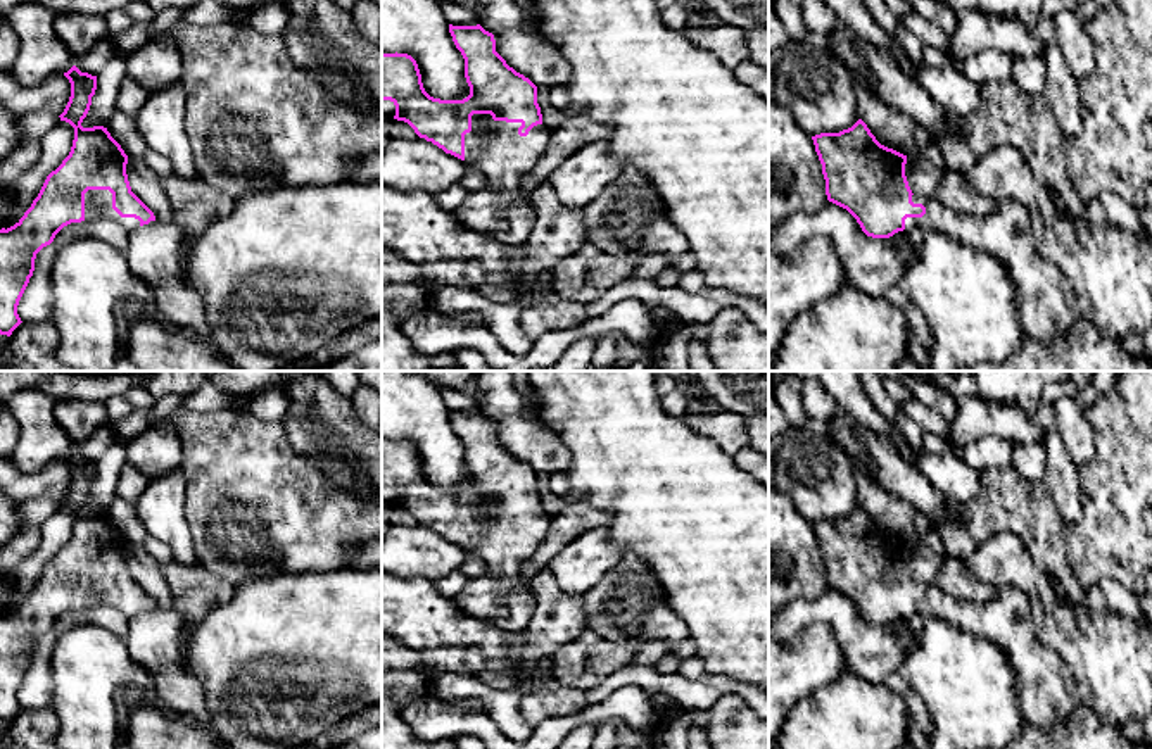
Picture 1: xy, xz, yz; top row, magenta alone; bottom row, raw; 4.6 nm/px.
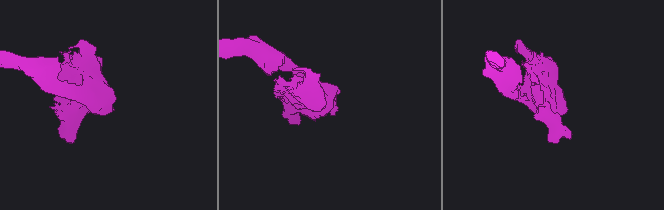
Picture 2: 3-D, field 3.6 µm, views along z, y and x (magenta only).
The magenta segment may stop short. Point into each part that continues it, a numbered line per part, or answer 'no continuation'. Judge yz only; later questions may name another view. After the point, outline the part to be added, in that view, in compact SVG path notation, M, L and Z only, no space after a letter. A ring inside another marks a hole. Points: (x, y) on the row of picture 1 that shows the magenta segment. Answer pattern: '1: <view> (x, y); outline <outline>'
1: yz (1045, 302); outline M912 195L912 202L922 204L926 214L907 217L905 230L943 233L997 257L1007 268L1014 281L1016 311L1029 337L1048 343L1083 318L1073 285L1036 250L1029 214L1022 205L1002 202L997 211L974 217L941 205L933 195Z

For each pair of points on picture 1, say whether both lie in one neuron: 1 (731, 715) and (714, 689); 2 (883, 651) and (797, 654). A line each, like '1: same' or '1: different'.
1: different
2: different

